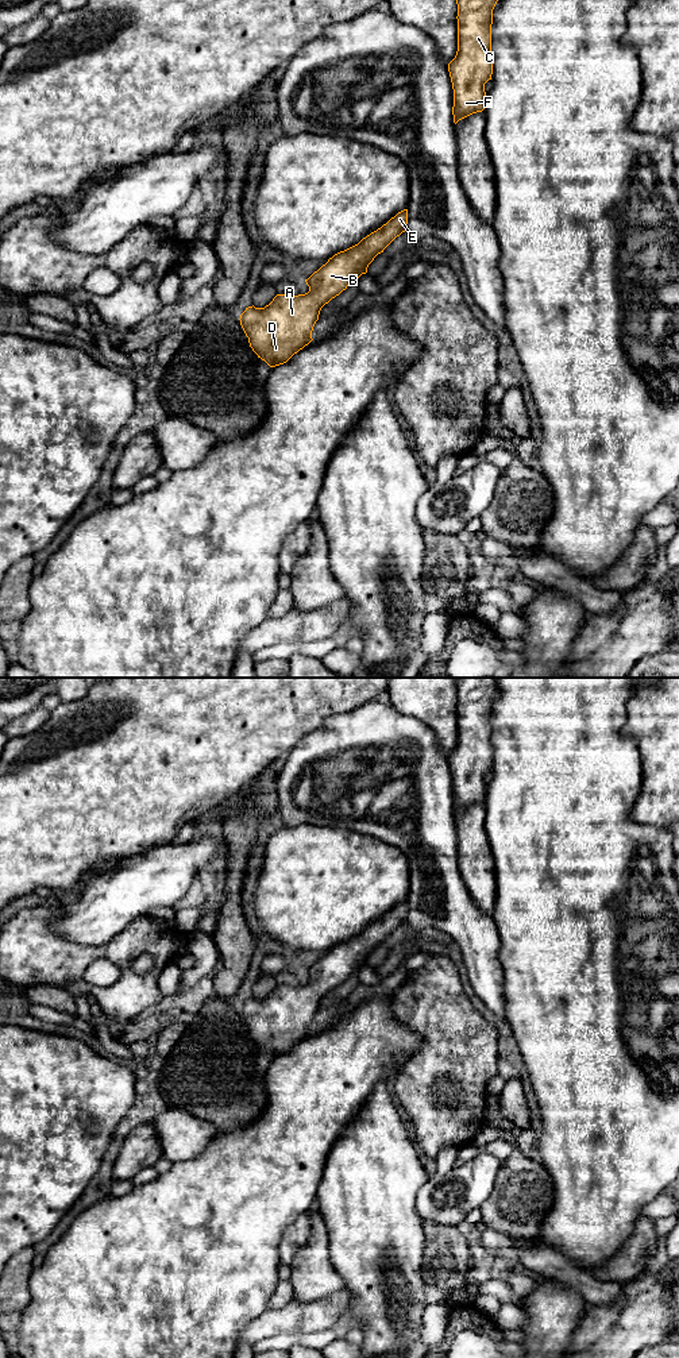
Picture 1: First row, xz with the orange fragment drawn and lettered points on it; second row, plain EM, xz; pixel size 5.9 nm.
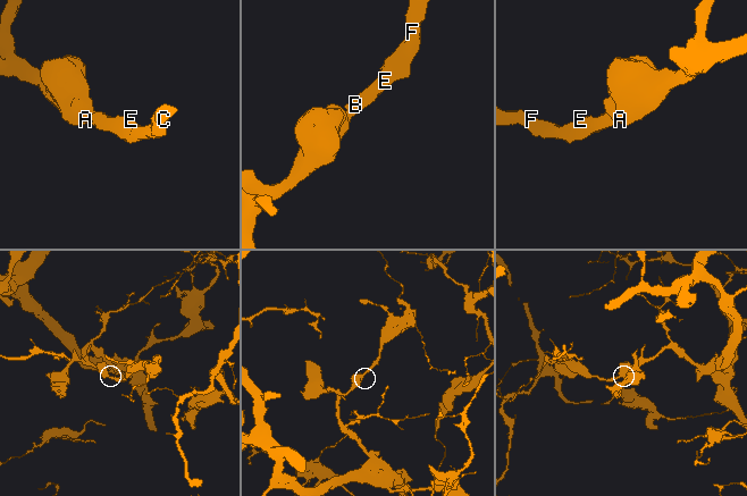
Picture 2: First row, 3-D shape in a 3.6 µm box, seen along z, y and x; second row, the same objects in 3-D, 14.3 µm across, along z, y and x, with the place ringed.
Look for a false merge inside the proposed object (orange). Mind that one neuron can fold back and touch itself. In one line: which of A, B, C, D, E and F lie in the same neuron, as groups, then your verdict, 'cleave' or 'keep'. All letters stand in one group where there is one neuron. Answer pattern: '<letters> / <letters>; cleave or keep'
A B C D E F; keep

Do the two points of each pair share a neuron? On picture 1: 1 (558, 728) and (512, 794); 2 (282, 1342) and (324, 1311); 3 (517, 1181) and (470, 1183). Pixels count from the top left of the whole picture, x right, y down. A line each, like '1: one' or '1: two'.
1: one
2: two
3: two

